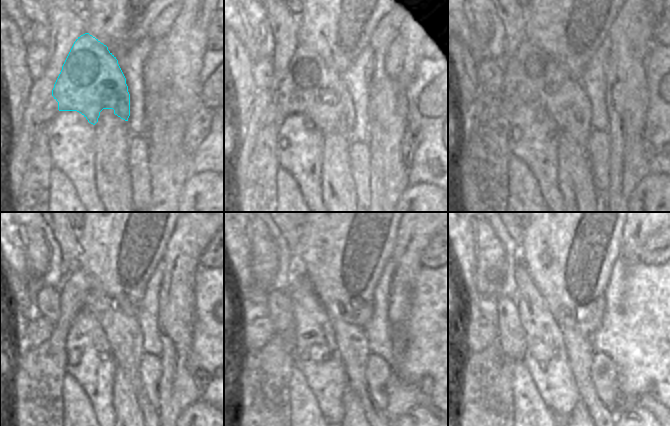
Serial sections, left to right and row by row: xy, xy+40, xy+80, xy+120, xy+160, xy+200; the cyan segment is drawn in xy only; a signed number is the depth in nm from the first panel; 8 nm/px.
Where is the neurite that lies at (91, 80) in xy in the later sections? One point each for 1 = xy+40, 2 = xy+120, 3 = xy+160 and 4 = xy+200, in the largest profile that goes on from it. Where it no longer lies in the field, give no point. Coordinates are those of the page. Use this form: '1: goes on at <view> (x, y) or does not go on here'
1: goes on at xy+40 (310, 87)
2: goes on at xy+120 (81, 290)
3: goes on at xy+160 (351, 340)
4: goes on at xy+200 (579, 349)

